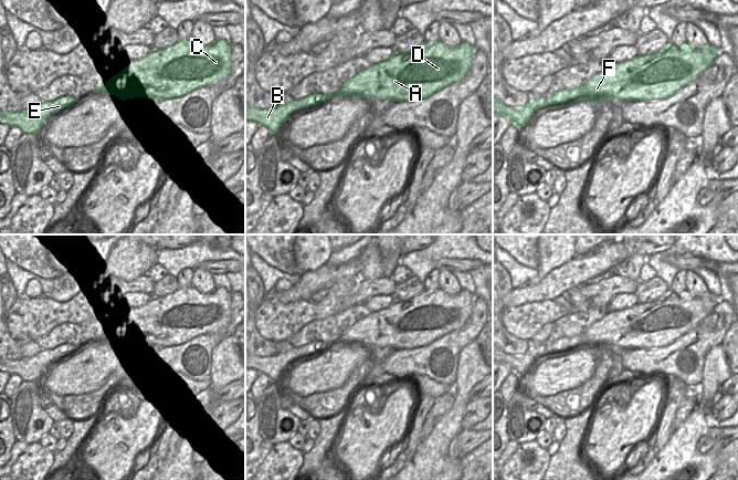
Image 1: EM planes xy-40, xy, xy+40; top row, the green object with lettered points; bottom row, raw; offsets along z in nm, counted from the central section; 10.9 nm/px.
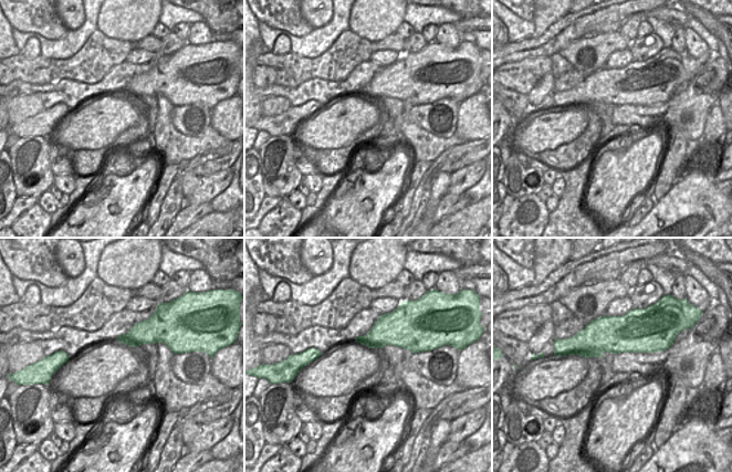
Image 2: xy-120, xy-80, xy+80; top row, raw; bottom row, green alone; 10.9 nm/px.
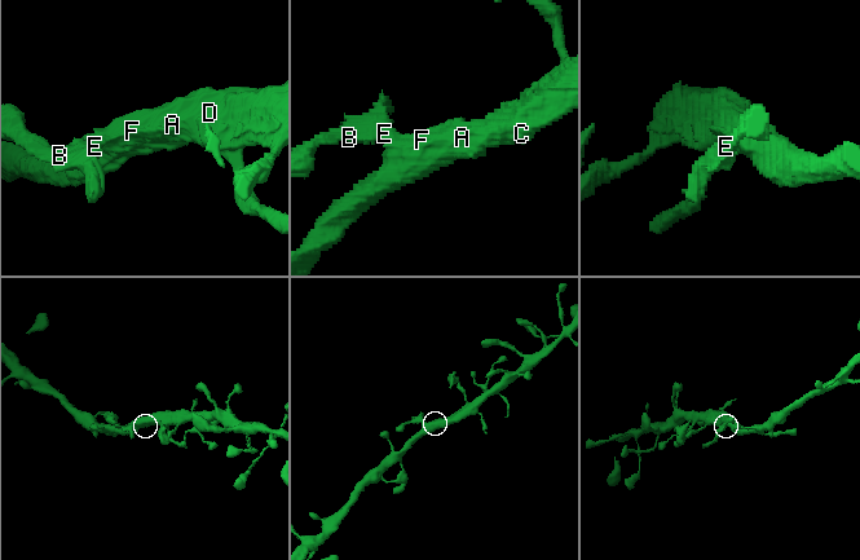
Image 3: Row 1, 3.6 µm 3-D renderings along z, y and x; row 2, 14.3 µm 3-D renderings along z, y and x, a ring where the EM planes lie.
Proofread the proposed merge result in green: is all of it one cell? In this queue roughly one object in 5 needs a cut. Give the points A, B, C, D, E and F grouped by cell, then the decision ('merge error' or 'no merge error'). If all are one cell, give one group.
groups A B C D E F; no merge error

